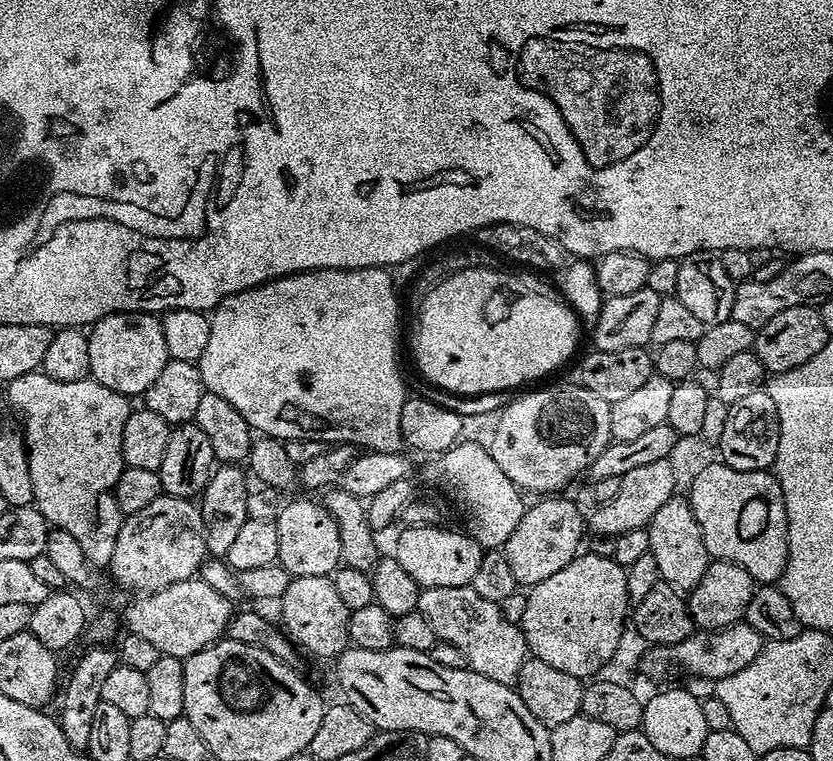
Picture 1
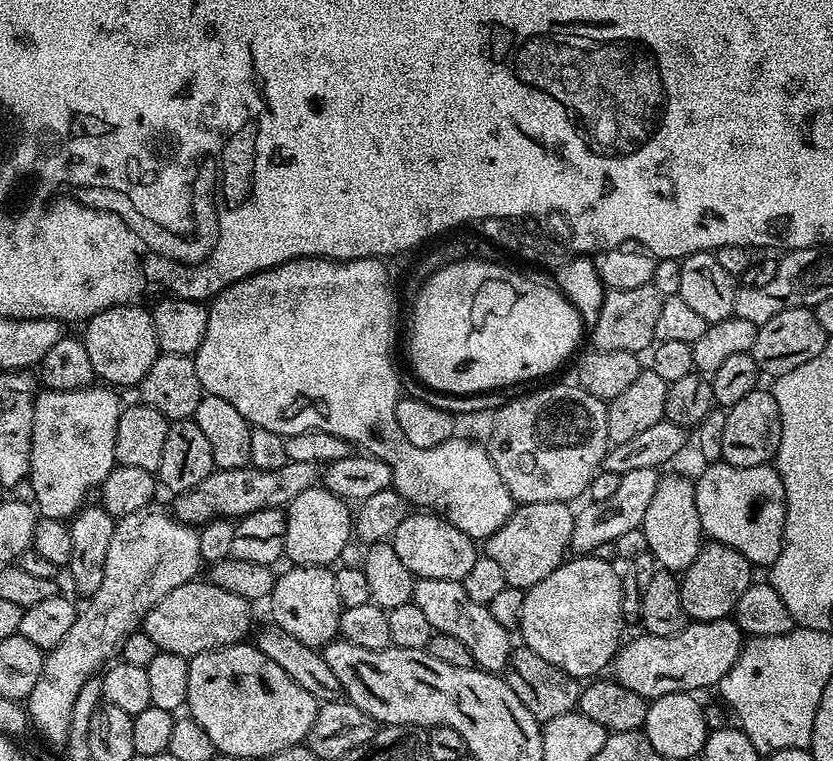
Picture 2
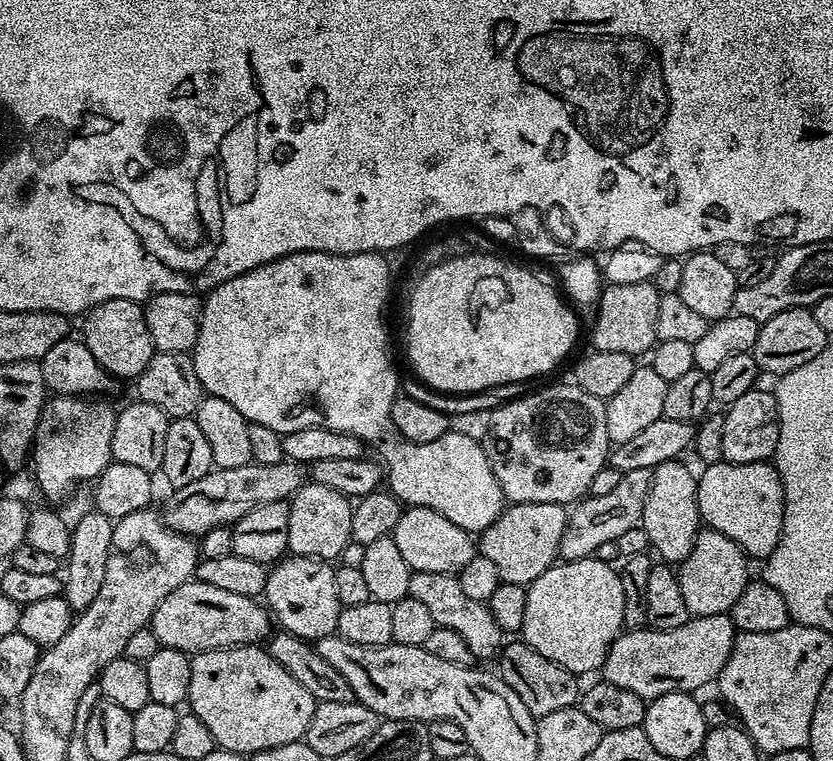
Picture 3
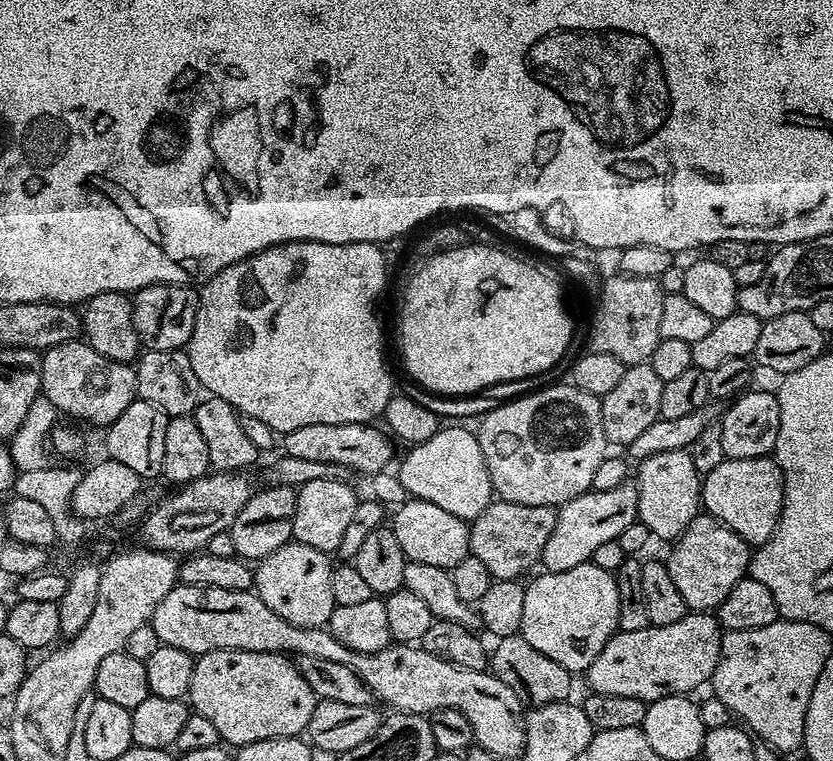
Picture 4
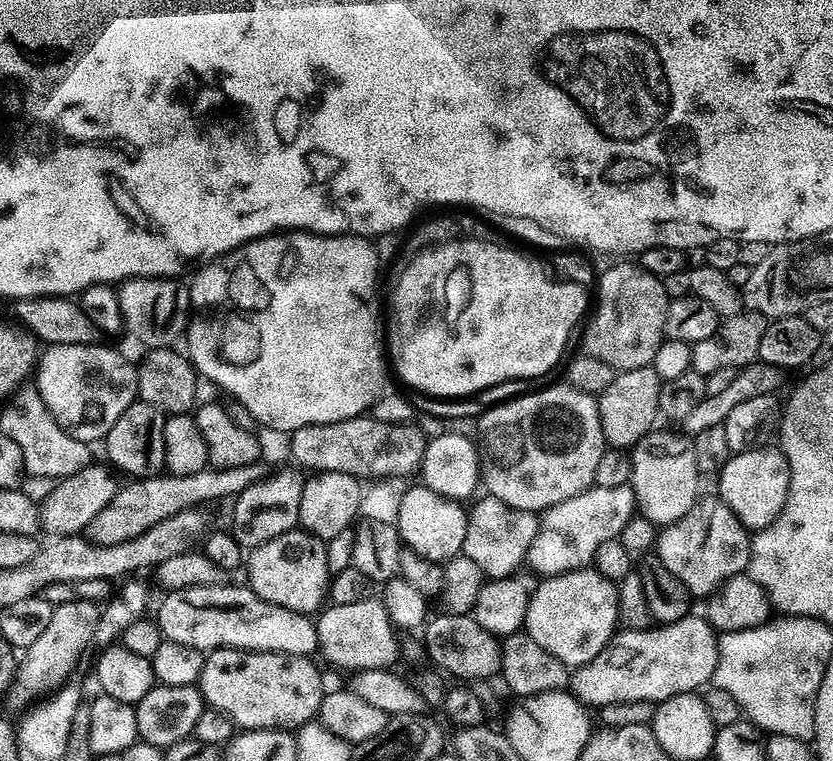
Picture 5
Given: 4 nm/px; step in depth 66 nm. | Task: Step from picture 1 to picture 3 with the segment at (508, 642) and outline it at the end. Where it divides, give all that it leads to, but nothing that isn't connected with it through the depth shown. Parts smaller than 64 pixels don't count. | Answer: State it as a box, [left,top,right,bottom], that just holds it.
[408,572,502,661]

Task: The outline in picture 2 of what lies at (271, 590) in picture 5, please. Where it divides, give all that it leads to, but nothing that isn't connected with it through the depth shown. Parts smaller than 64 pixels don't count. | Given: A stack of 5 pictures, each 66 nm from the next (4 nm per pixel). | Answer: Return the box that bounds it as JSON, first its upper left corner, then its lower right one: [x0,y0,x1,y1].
[270,566,340,650]

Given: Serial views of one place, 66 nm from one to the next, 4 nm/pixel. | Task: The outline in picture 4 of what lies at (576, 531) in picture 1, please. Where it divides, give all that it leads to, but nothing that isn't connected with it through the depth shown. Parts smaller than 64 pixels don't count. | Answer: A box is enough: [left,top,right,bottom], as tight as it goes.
[469,499,556,580]

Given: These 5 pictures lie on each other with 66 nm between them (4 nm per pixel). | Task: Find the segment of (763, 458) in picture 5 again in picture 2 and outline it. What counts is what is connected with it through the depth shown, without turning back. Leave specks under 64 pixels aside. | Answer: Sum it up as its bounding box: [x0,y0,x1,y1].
[694,462,786,566]

